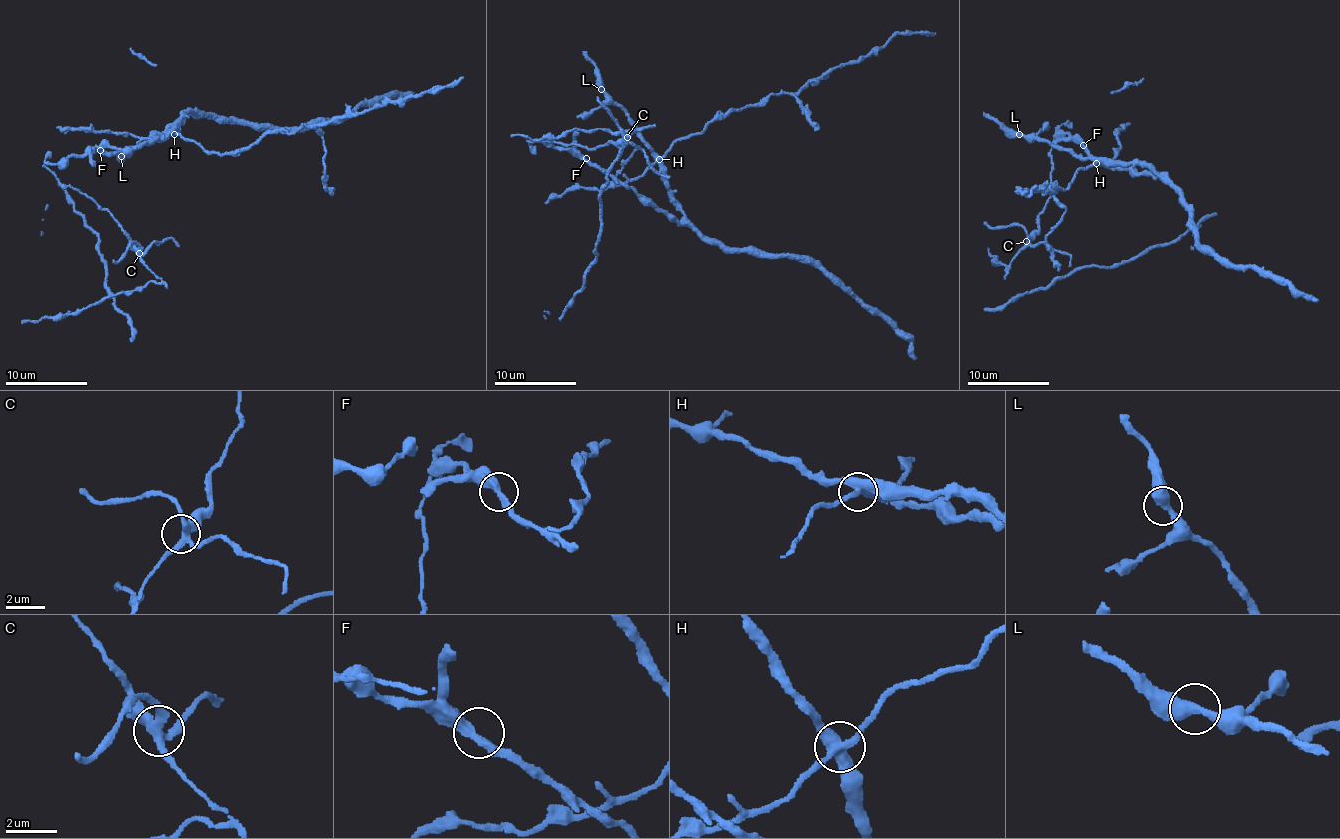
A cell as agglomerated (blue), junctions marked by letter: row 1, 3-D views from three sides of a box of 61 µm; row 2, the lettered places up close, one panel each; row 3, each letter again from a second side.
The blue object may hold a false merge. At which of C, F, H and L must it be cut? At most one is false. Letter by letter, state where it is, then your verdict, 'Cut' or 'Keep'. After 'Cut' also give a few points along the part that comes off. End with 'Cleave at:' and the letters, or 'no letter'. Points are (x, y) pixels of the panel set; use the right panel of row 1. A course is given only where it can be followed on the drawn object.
C: Place: (1026, 241). Keep
F: Place: (1083, 145). Keep
H: Place: (1096, 163). Cut
L: Place: (1019, 134). Keep
Cleave at: H

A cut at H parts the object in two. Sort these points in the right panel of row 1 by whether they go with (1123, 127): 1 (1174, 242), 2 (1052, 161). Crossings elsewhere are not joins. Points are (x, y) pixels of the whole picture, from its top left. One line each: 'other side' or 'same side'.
1: same side
2: other side

